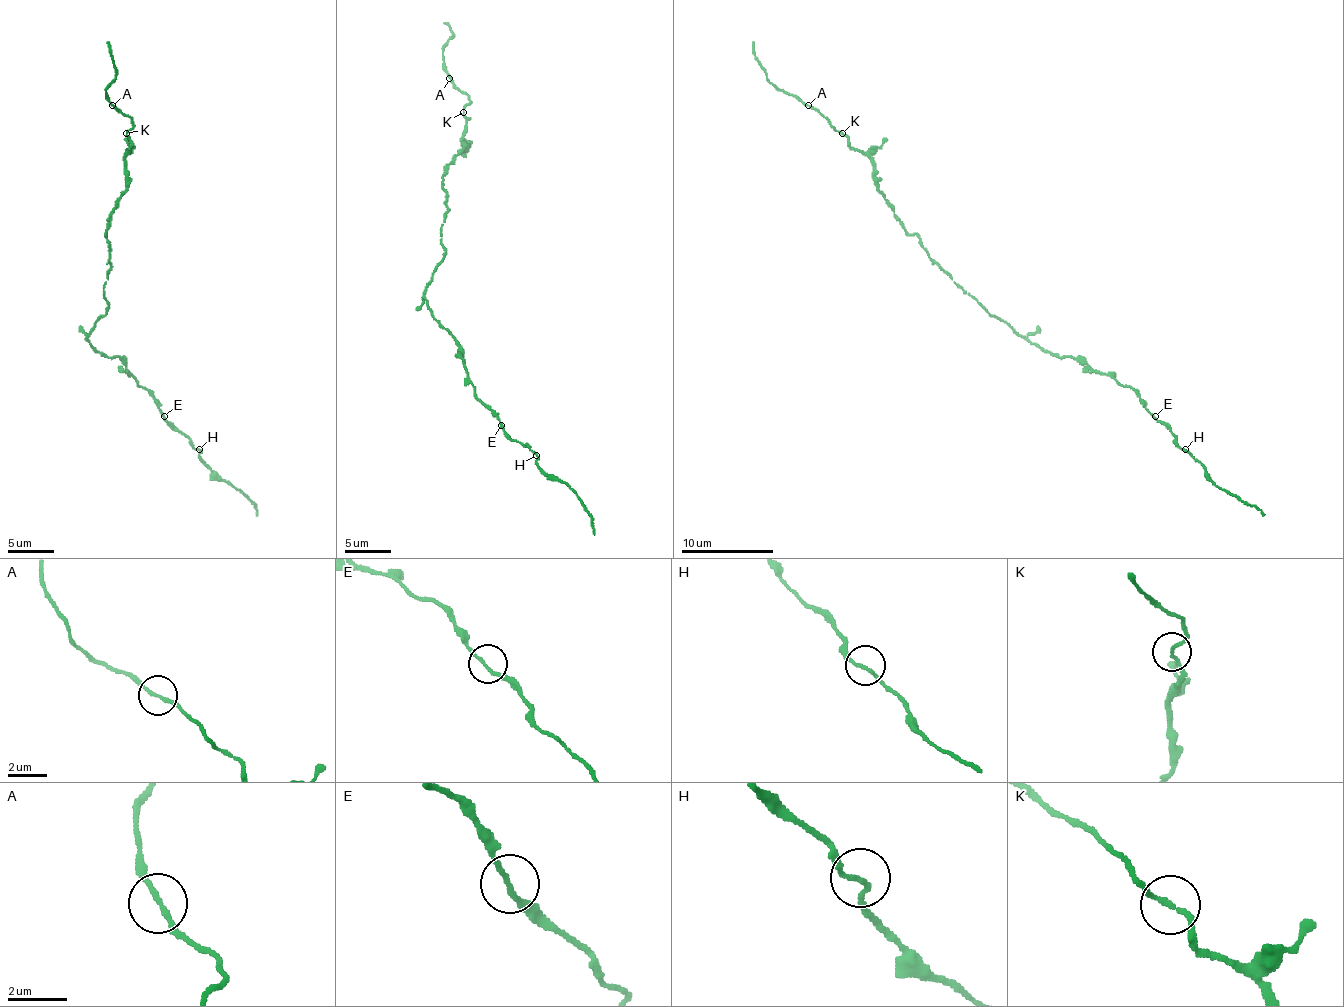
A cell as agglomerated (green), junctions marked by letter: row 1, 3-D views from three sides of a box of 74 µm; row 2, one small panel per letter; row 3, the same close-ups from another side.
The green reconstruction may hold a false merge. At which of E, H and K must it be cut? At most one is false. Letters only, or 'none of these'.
none of these

